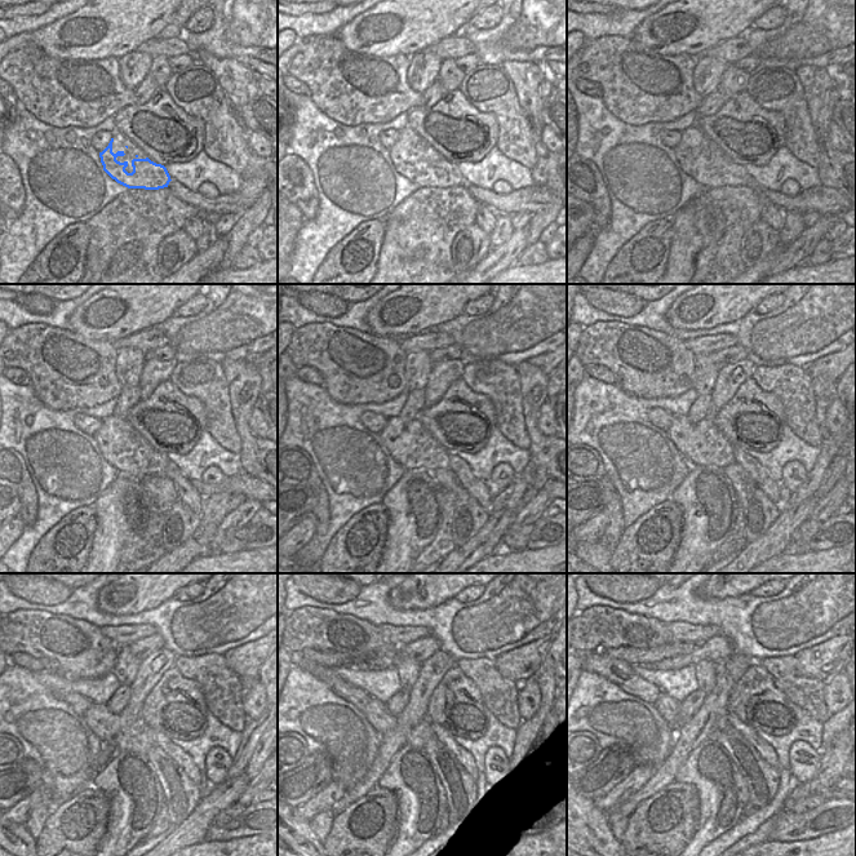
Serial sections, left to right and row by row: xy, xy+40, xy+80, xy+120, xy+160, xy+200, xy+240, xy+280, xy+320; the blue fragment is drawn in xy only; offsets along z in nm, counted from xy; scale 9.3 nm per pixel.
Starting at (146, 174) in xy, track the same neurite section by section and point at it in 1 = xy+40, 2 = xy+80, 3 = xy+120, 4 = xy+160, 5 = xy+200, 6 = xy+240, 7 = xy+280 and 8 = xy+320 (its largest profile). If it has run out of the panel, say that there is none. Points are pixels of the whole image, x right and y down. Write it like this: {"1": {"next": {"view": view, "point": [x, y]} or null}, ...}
{"1": {"next": {"view": "xy+40", "point": [429, 173]}}, "2": {"next": {"view": "xy+80", "point": [722, 173]}}, "3": {"next": {"view": "xy+120", "point": [147, 461]}}, "4": {"next": {"view": "xy+160", "point": [391, 435]}}, "5": {"next": {"view": "xy+200", "point": [679, 434]}}, "6": {"next": {"view": "xy+240", "point": [98, 717]}}, "7": {"next": {"view": "xy+280", "point": [384, 714]}}, "8": {"next": {"view": "xy+320", "point": [669, 708]}}}

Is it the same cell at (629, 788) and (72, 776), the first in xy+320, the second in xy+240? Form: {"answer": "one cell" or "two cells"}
{"answer": "two cells"}

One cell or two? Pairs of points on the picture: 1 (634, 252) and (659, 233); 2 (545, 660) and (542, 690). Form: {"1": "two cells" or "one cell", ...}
{"1": "one cell", "2": "two cells"}

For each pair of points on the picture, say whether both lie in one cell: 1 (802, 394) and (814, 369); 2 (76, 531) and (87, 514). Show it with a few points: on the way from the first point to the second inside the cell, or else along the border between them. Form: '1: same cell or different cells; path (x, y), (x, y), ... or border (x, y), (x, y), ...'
1: different cells; border (803, 368), (811, 376)
2: same cell; path (78, 527), (84, 518)

